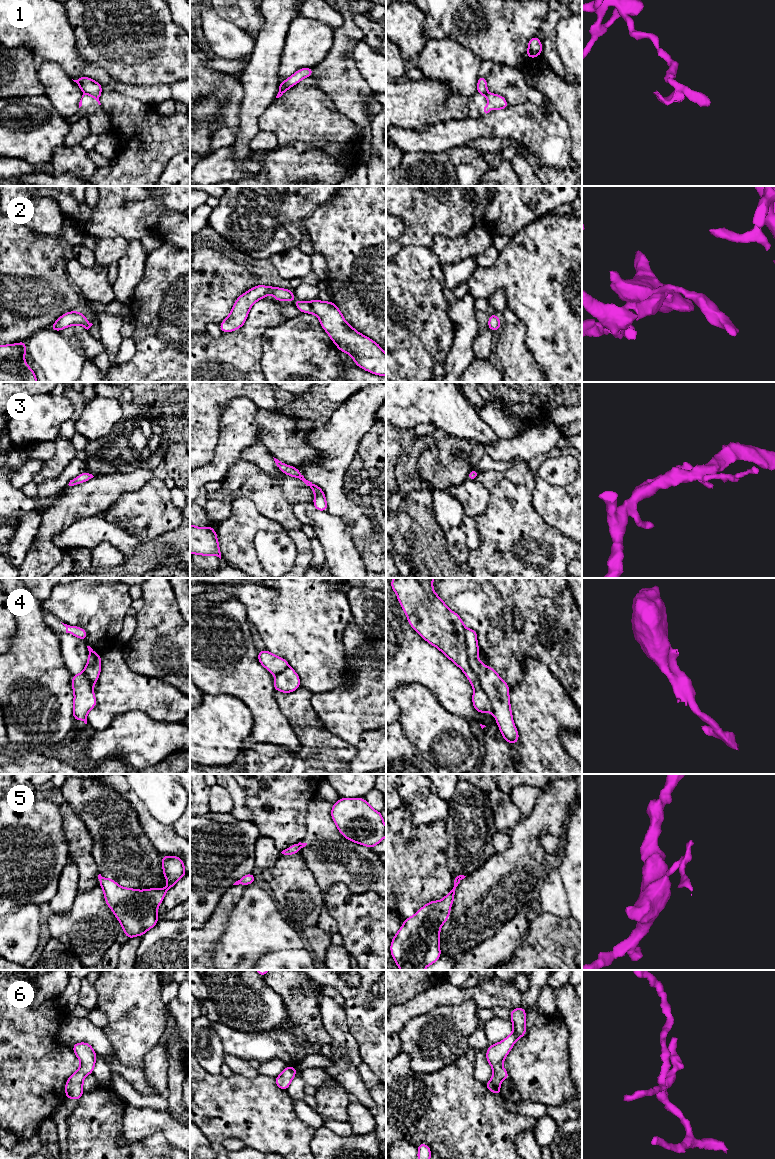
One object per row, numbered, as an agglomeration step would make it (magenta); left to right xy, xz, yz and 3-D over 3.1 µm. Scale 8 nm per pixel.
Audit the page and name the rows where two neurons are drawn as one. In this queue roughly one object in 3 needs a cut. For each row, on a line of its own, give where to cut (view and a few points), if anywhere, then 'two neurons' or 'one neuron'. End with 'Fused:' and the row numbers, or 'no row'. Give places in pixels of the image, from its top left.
1: cut in xz along (279, 83), (287, 89); two neurons
2: no cut; one neuron
3: no cut; one neuron
4: cut in yz along (465, 629), (469, 666), (476, 673), (493, 712); two neurons
5: no cut; one neuron
6: no cut; one neuron
Fused: 1, 4

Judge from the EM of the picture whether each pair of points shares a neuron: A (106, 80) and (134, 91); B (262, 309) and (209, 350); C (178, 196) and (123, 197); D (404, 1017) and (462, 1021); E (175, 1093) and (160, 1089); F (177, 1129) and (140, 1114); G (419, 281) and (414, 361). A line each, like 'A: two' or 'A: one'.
A: one
B: one
C: one
D: two
E: two
F: one
G: one

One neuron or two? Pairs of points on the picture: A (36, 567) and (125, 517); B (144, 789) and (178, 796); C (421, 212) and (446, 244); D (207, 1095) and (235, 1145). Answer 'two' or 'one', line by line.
A: two
B: one
C: two
D: two

